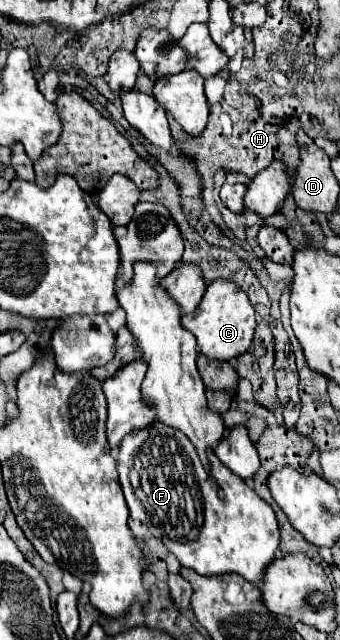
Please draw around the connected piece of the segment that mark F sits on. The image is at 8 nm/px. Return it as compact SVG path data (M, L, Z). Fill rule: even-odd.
M157 421L145 427L145 431L137 431L137 435L125 435L125 439L121 439L117 459L119 481L131 511L131 519L147 525L151 535L163 541L183 567L191 567L199 575L239 573L255 585L261 583L265 567L279 551L279 525L271 505L265 503L245 483L259 469L259 455L253 441L249 439L245 425L235 425L233 429L227 429L225 439L221 439L221 443L215 447L215 453L209 451L209 471L205 471L193 443L189 443L189 439L181 431L177 431L175 427L165 427ZM219 489L224 493L222 499L217 495Z

